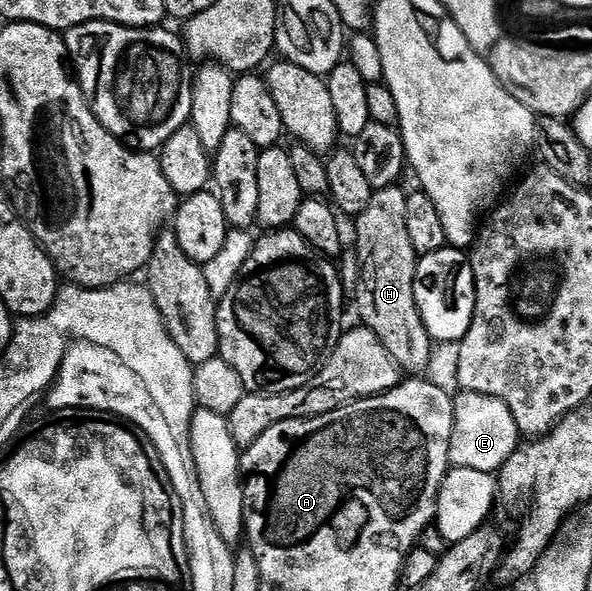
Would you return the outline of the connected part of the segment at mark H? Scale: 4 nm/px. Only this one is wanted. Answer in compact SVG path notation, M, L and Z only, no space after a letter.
M394 185L373 191L367 208L355 217L357 240L354 258L359 265L364 264L356 274L356 308L362 318L361 323L380 338L399 369L418 376L428 369L434 342L415 304L418 255L407 230L408 196L400 189Z

